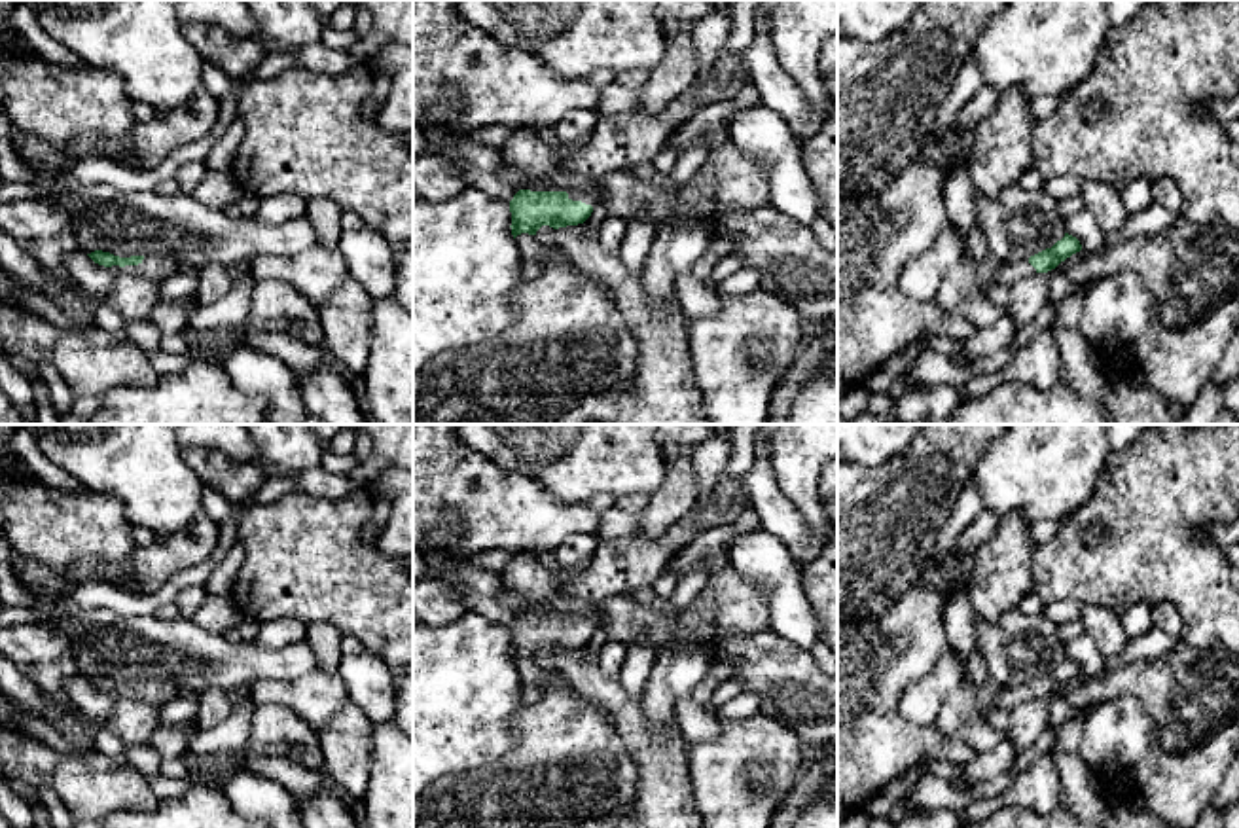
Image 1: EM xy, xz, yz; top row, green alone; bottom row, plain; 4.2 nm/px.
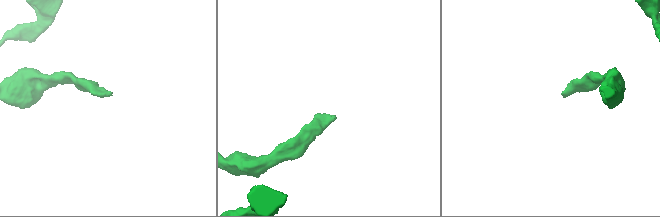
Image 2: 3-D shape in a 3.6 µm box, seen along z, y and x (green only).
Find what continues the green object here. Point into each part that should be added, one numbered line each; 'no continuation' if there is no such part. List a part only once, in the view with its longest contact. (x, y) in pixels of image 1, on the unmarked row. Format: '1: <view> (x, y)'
1: xy (158, 692)

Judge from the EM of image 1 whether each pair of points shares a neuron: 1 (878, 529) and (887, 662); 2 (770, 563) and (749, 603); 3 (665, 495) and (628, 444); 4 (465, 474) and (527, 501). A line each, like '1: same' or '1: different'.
1: different
2: different
3: different
4: same

